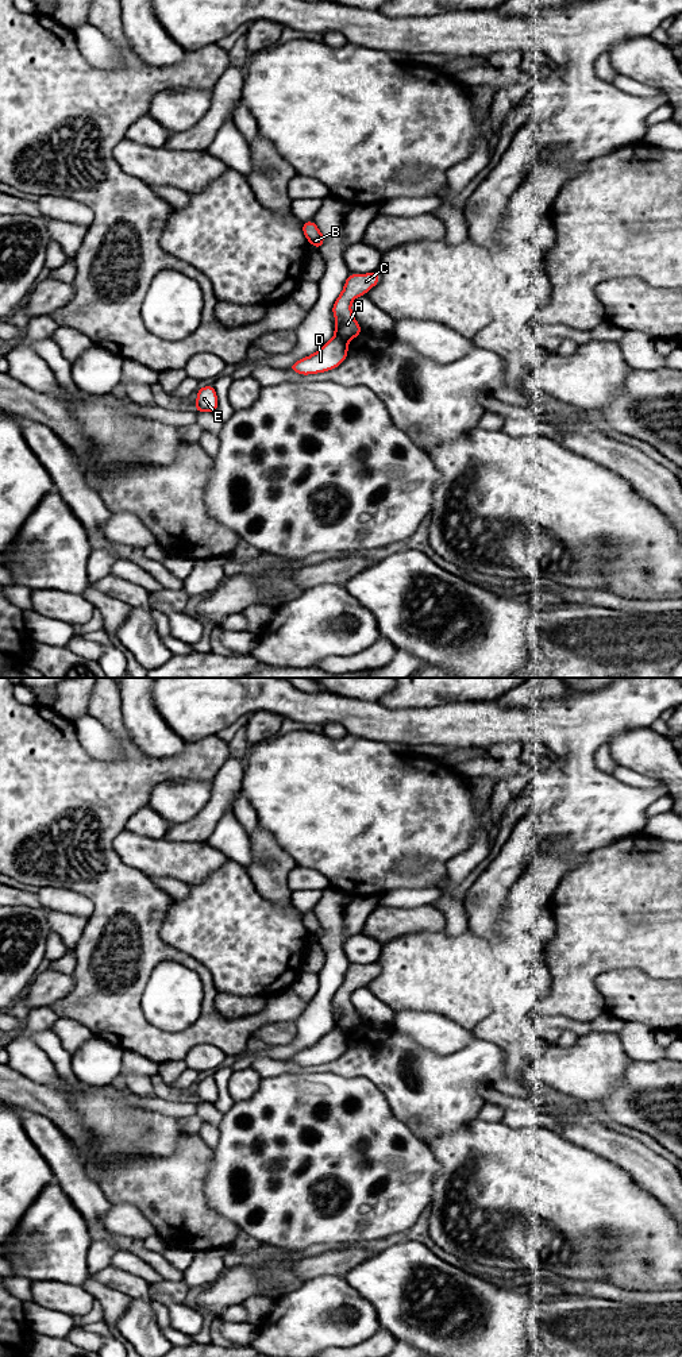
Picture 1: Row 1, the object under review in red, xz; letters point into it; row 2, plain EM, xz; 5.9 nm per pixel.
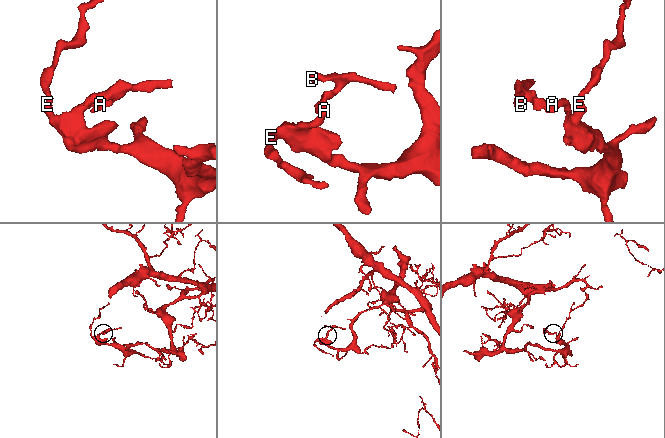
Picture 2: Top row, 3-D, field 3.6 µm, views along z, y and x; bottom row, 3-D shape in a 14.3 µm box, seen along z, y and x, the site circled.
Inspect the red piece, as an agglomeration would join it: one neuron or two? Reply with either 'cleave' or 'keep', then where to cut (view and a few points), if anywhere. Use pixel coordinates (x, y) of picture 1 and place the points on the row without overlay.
cleave; cut in xz along (335, 1026), (346, 1034)

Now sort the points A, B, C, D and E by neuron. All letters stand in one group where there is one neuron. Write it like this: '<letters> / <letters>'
A B C / D E

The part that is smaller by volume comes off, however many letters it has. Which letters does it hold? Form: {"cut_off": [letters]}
{"cut_off": ["A", "B", "C"]}

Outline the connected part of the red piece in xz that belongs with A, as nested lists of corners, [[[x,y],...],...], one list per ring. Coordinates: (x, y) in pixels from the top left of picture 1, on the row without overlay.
[[[377,961],[369,965],[350,965],[347,968],[343,983],[332,998],[332,1006],[336,1009],[335,1028],[348,1034],[362,1025],[361,1017],[351,1005],[351,994],[354,990],[365,987],[378,974],[379,964]]]

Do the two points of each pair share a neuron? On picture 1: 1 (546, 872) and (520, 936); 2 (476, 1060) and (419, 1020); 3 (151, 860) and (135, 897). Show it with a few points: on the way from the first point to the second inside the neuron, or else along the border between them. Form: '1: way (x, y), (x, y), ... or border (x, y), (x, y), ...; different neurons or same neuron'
1: way (535, 889), (520, 908), (520, 920); same neuron
2: border (474, 1036), (449, 1053), (427, 1048); different neurons
3: border (119, 856), (150, 878); different neurons

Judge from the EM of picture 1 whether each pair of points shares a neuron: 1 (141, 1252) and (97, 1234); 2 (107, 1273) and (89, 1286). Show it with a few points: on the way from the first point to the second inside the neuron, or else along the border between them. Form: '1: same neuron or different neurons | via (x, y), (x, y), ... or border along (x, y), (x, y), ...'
1: same neuron | via (130, 1244), (108, 1236)
2: different neurons | border along (89, 1273), (124, 1294)

